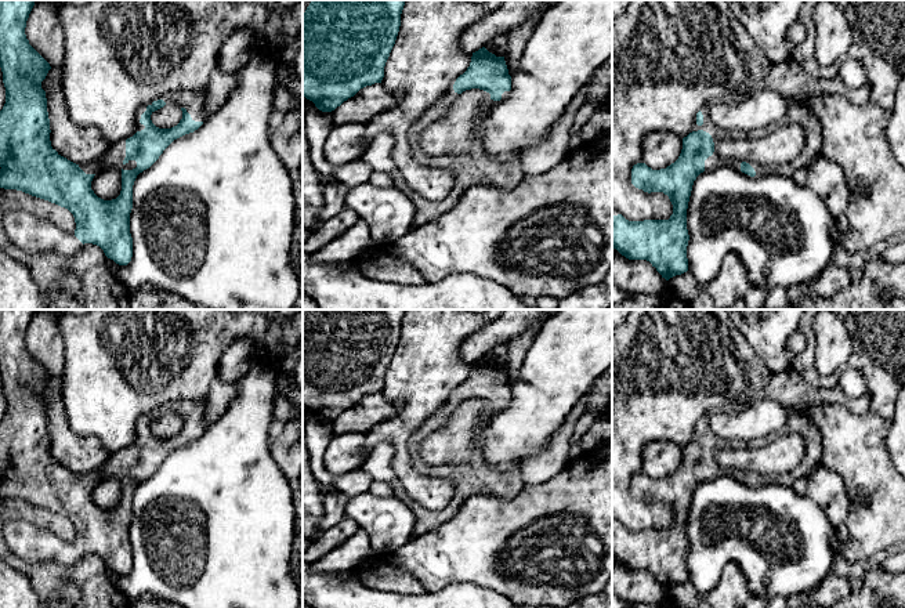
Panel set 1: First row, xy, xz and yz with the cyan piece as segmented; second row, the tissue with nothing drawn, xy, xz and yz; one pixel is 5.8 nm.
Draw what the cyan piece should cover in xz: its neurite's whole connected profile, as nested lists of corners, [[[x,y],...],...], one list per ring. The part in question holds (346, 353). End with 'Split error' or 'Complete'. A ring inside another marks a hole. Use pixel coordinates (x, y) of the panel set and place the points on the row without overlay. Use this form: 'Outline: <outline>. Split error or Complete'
Outline: [[[312,310],[303,323],[303,406],[332,421],[361,398],[381,392],[406,310]]]. Complete

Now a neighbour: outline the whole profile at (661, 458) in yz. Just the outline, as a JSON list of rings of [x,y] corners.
[[[655,441],[642,450],[642,473],[652,479],[666,478],[674,473],[683,459],[683,448],[669,441]]]

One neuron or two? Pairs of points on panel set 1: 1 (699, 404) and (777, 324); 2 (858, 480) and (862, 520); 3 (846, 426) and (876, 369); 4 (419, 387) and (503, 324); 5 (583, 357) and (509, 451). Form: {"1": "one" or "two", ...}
{"1": "two", "2": "one", "3": "two", "4": "two", "5": "one"}

